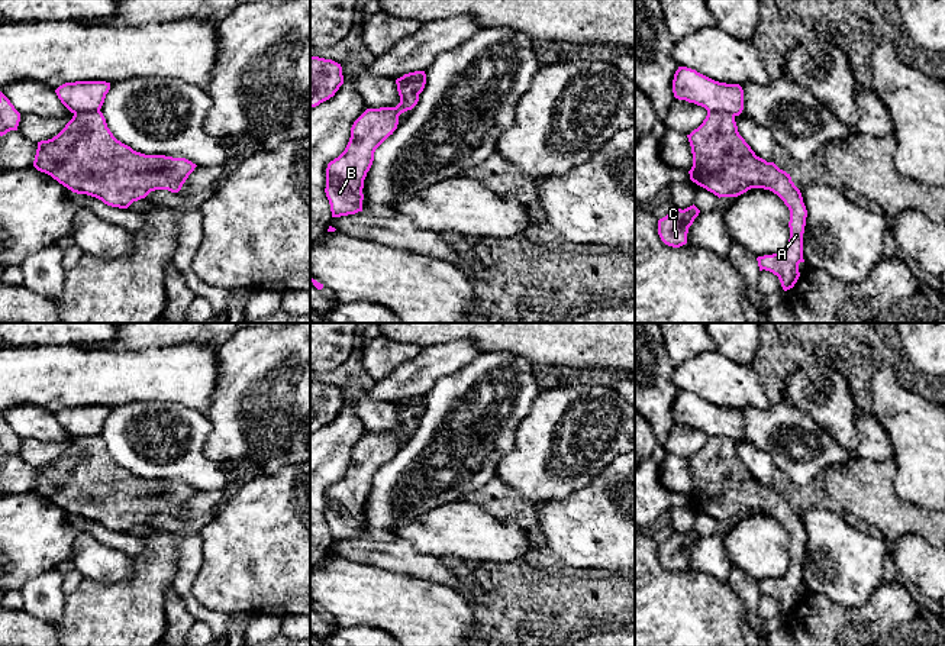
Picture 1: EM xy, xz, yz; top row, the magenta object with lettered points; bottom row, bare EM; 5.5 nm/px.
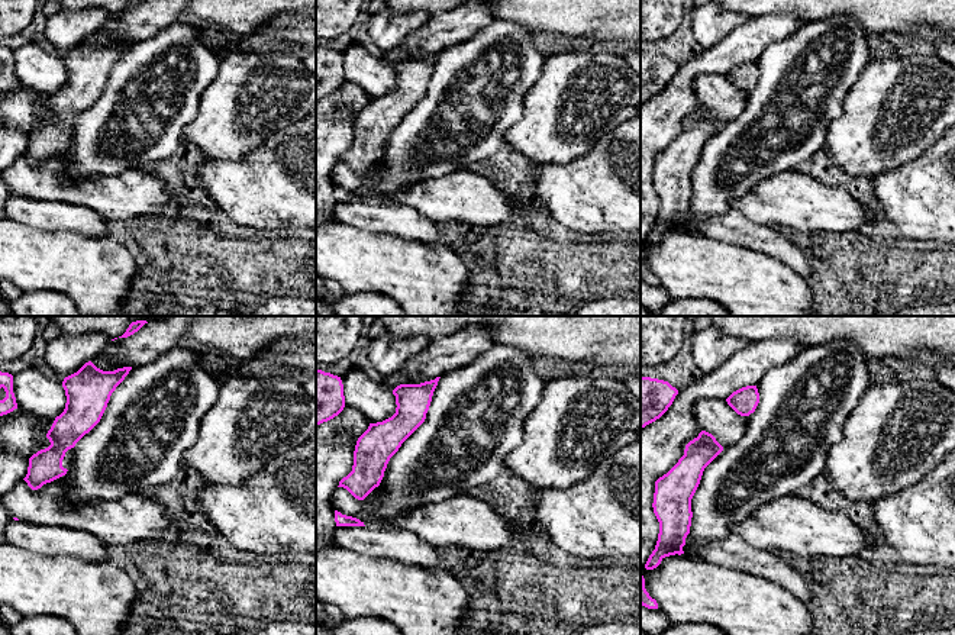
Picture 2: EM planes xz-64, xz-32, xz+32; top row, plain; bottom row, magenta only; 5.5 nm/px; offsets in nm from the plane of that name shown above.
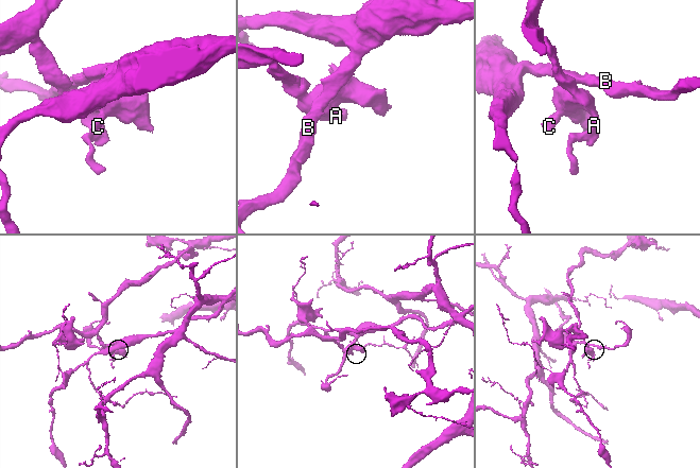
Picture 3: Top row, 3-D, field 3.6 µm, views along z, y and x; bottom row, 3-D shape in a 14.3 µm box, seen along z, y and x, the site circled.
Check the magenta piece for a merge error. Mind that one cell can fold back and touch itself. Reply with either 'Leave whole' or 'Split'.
Split

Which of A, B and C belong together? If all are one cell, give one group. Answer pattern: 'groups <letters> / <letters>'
groups A C / B

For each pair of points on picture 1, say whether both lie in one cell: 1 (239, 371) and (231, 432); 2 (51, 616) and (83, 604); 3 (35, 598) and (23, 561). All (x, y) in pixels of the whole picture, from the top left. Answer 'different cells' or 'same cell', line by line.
1: same cell
2: different cells
3: different cells

